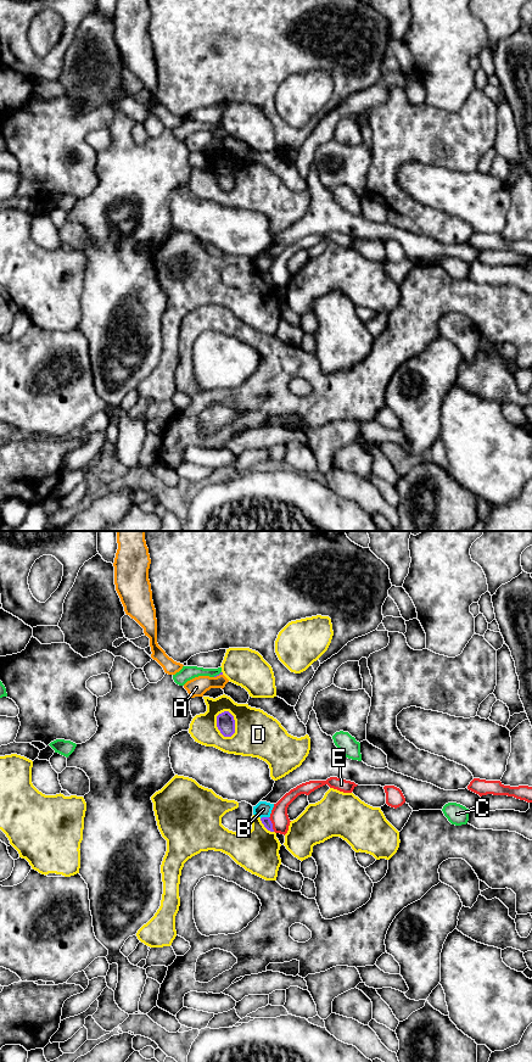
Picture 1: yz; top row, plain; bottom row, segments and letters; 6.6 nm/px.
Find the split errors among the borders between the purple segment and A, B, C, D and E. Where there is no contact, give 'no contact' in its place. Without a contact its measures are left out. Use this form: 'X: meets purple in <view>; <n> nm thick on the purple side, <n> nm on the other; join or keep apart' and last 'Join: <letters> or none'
A: meets purple in yz; 20 nm thick on the purple side, 130 nm on the other; keep apart
B: meets purple in yz; 60 nm thick on the purple side, 110 nm on the other; keep apart
C: meets purple in yz; 20 nm thick on the purple side, 100 nm on the other; keep apart
D: meets purple in yz; 120 nm thick on the purple side, 300 nm on the other; keep apart
E: meets purple in yz; 60 nm thick on the purple side, 120 nm on the other; keep apart
Join: none

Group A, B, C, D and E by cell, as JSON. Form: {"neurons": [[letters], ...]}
{"neurons": [["A"], ["B"], ["C"], ["D"], ["E"]]}

